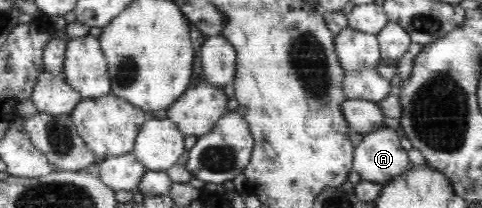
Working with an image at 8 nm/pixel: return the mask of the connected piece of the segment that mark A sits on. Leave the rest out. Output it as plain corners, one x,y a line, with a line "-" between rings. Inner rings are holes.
382,127
363,136
353,153
353,170
360,174
361,180
380,184
393,182
413,167
394,129

